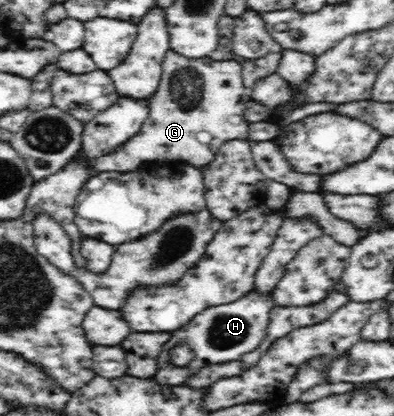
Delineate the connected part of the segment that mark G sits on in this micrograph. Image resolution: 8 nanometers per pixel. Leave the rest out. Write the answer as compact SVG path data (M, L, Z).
M167 51L162 76L155 94L148 100L148 117L139 132L117 150L92 163L95 173L135 172L149 164L179 161L201 169L213 162L217 150L230 140L247 140L248 126L243 110L251 100L251 90L242 81L242 66L236 60L185 58Z

